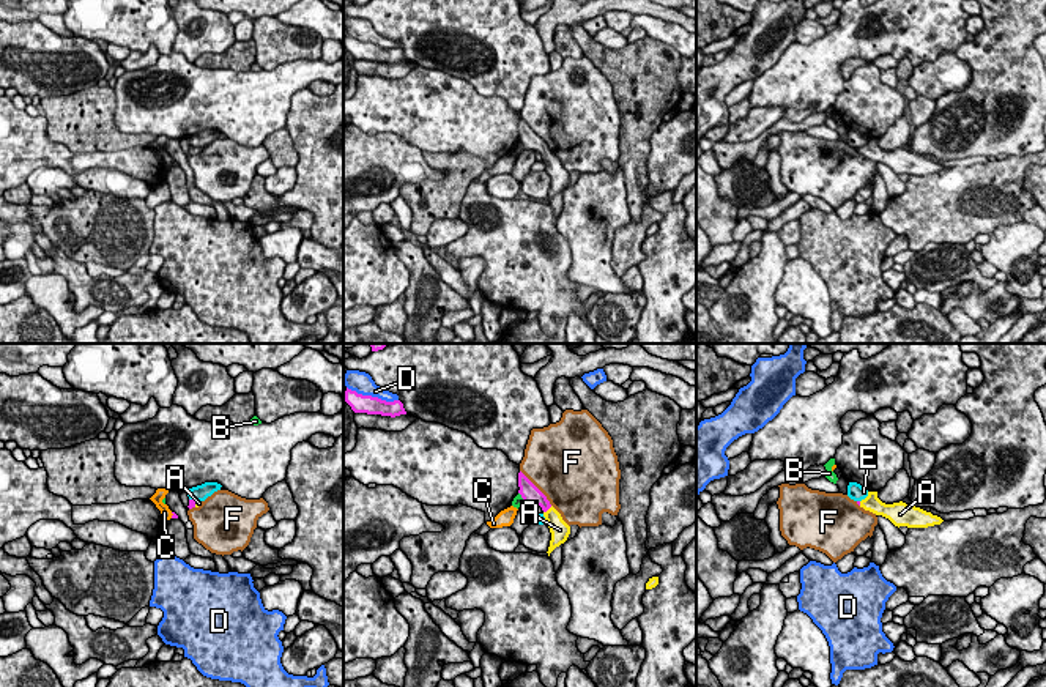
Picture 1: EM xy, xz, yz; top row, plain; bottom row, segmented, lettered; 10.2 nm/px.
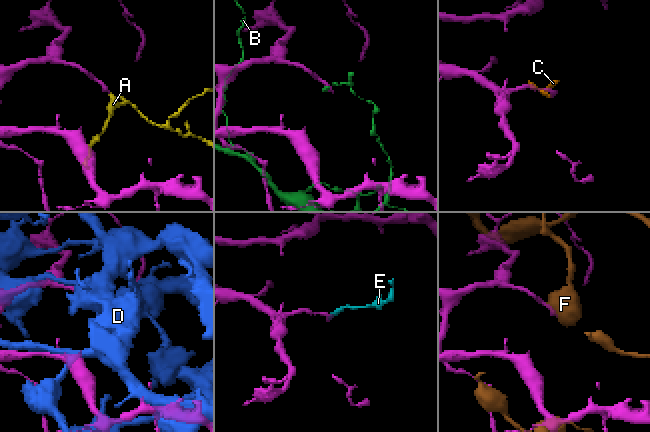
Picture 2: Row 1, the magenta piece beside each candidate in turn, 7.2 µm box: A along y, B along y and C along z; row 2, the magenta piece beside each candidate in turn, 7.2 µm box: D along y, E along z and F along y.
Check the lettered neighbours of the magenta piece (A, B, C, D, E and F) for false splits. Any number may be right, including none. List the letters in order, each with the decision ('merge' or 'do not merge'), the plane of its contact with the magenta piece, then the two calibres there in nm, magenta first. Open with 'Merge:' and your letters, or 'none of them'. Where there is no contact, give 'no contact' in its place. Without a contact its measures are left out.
Merge: A
A: merge | xz | 190/200 nm
B: do not merge | xz | 190/100 nm
C: do not merge | xy | 50/120 nm
D: do not merge | xz | 190/220 nm
E: do not merge | xy | 70/160 nm
F: do not merge | xz | 190/500 nm

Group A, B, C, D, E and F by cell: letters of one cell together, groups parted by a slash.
A / B / C E / D / F

